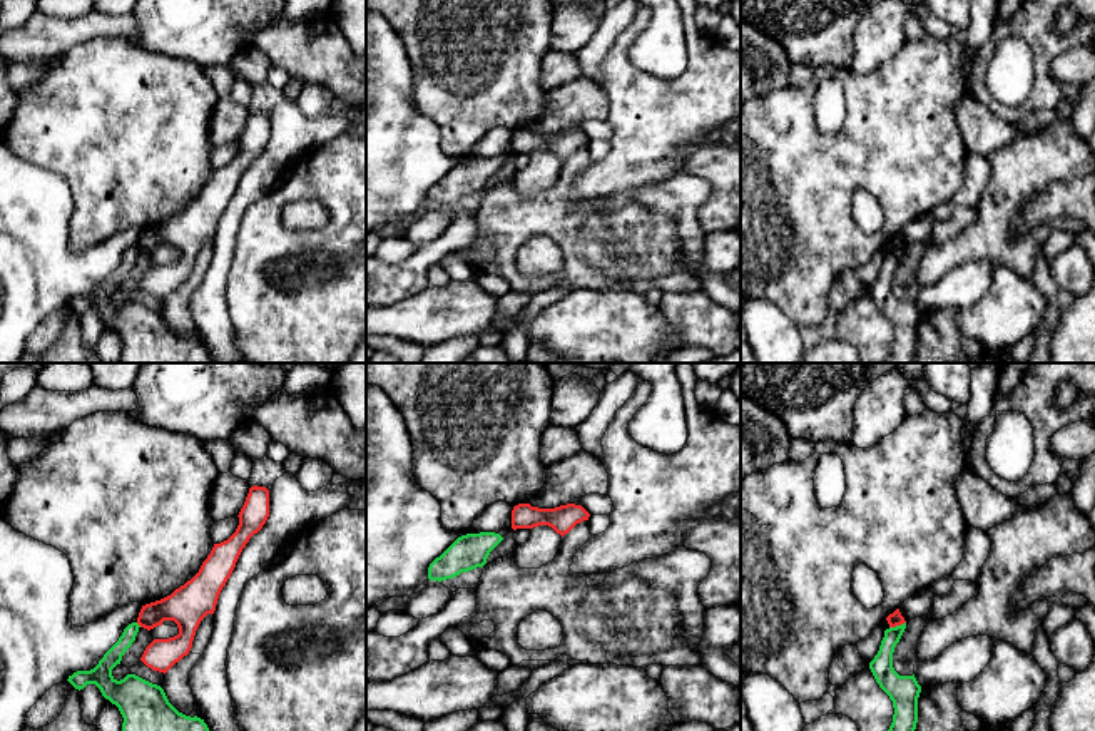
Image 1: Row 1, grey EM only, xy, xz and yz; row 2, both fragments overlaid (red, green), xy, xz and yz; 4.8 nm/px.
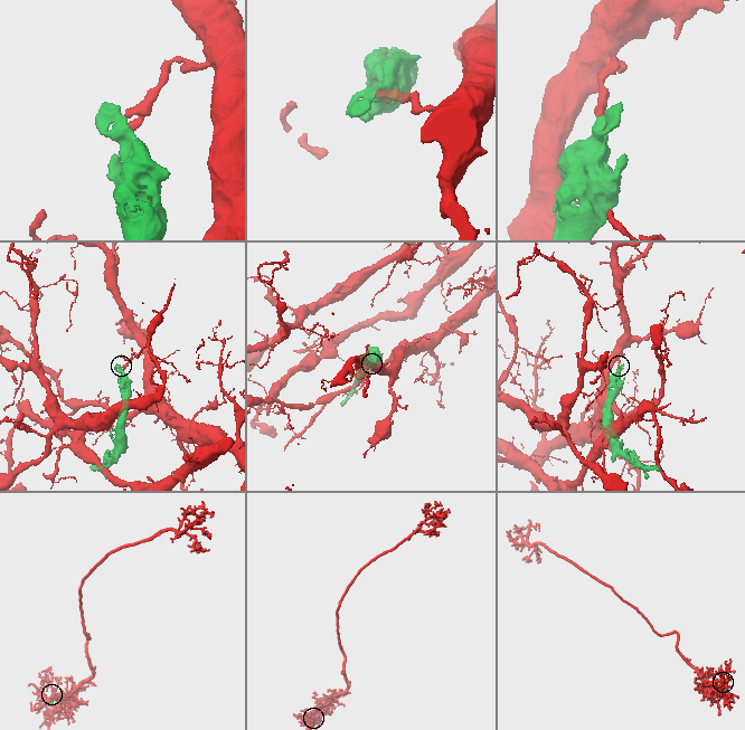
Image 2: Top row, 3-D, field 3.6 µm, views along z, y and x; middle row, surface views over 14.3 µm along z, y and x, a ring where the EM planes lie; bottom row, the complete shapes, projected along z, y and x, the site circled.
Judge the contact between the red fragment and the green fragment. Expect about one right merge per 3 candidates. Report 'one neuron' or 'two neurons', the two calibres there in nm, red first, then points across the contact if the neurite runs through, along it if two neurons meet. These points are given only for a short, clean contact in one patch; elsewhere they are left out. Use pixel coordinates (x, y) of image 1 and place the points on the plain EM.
two neurons; 70 nm thick on the red side, 110 nm on the other; border along yz (905, 246), (890, 253)

